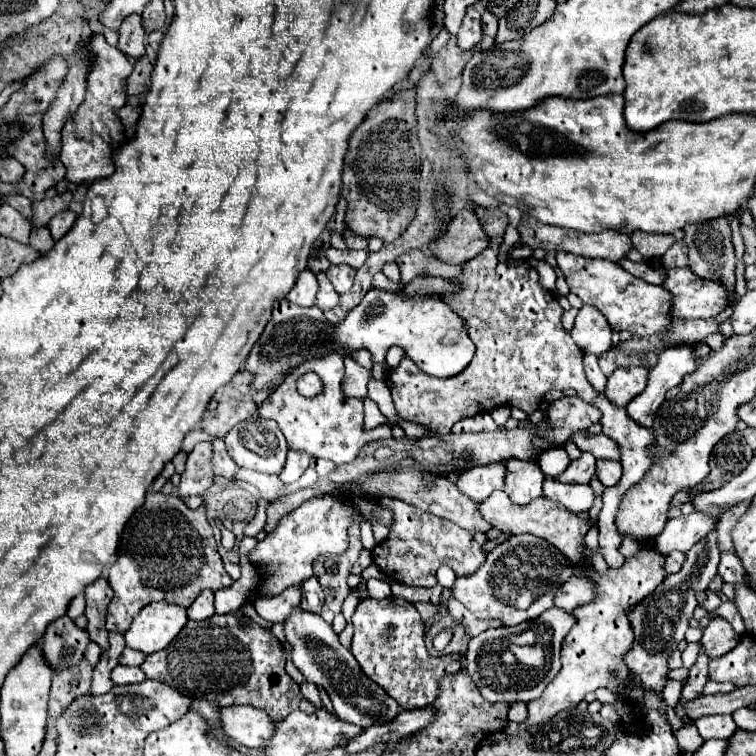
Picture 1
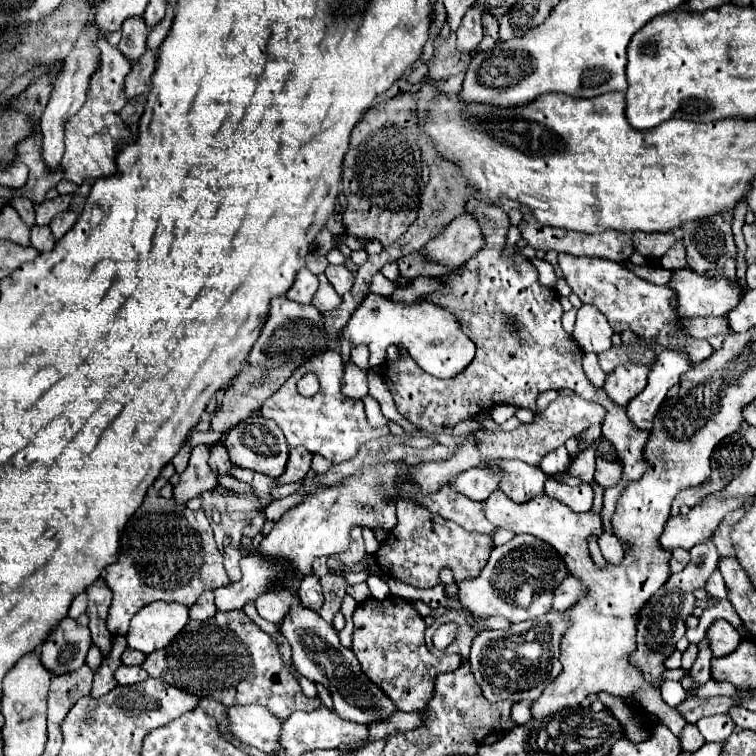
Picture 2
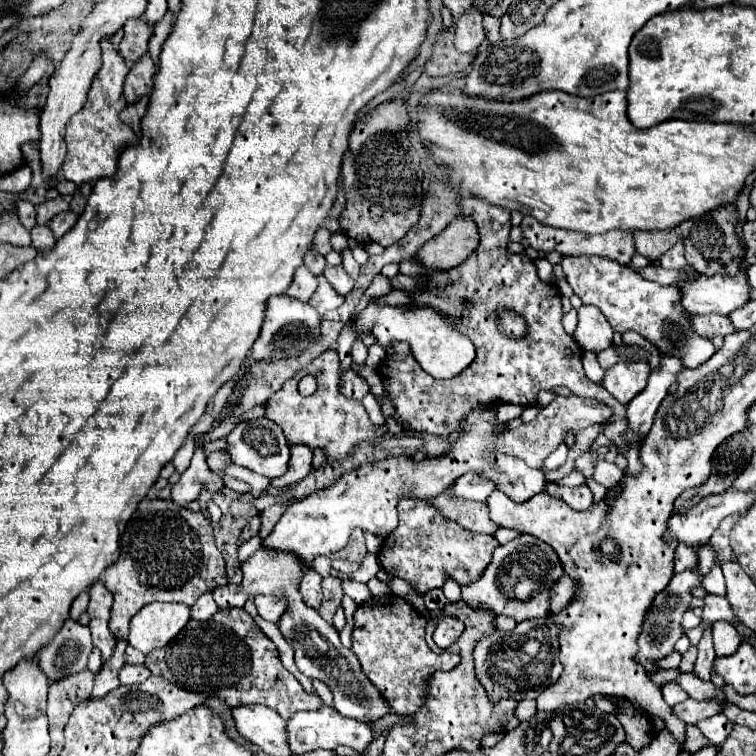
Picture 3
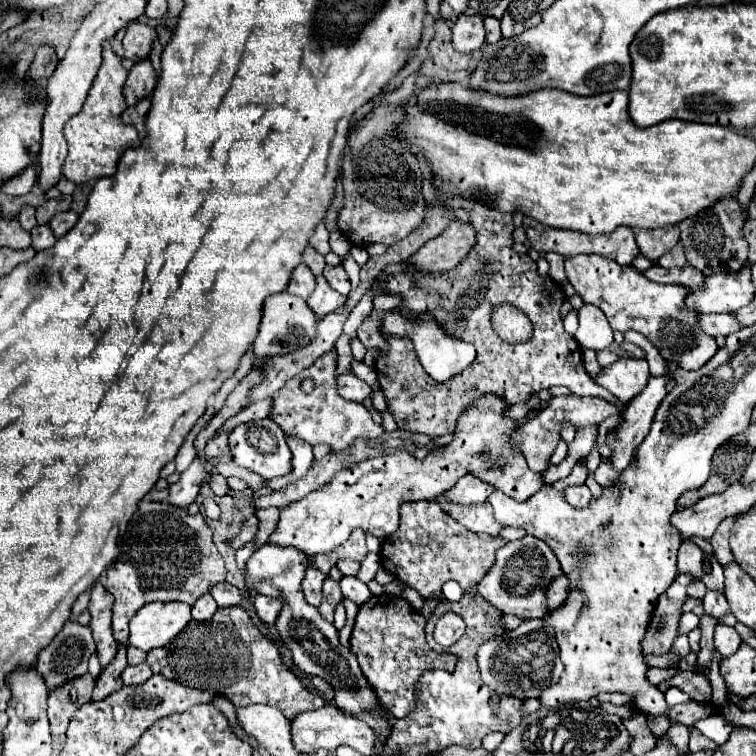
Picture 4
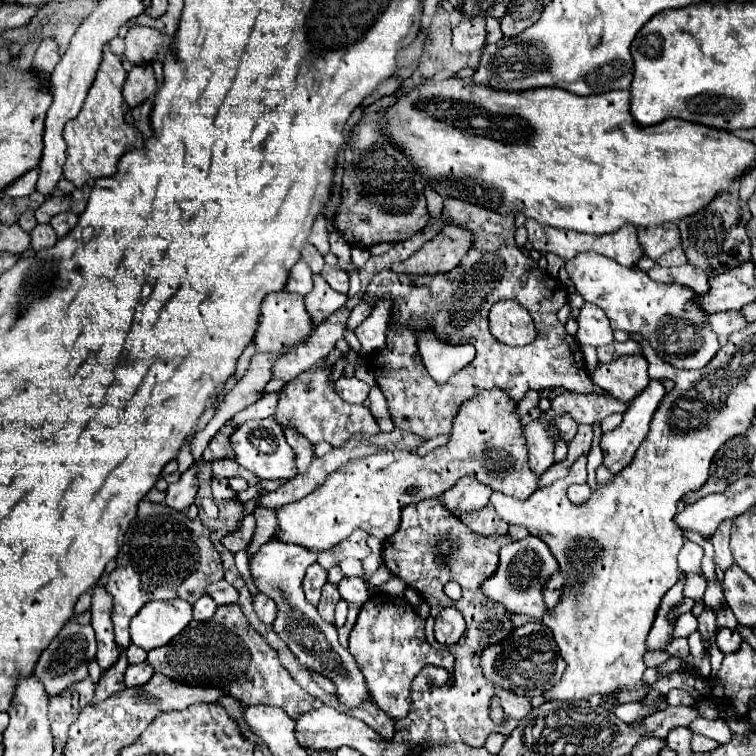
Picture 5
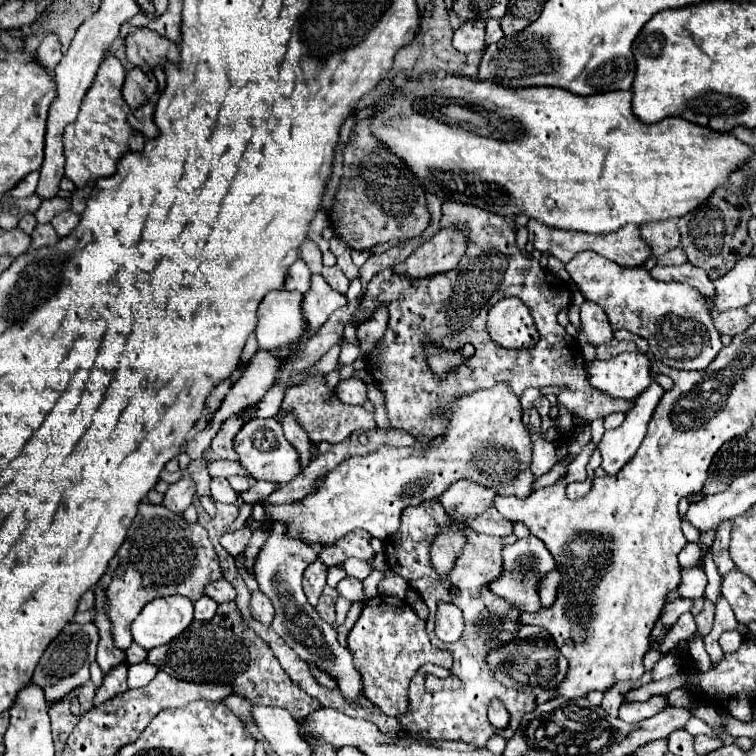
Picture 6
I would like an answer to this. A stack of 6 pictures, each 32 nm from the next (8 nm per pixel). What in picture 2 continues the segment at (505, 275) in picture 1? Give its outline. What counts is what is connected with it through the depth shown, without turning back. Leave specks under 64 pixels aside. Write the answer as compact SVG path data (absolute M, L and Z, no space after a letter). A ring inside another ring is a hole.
M468 198L466 210L478 220L486 238L486 246L474 258L462 264L452 276L444 278L448 284L444 290L426 298L446 306L460 320L462 330L476 344L476 356L458 376L450 380L438 380L420 370L402 348L402 356L396 364L386 362L382 366L382 380L392 392L398 412L414 426L430 434L450 434L460 420L488 412L500 404L536 410L538 394L552 388L570 388L580 398L598 402L602 408L606 408L602 434L606 434L606 438L614 444L622 460L624 474L616 486L604 490L604 508L600 512L600 518L604 520L604 536L598 538L598 544L608 564L620 564L624 558L622 542L614 534L610 522L622 490L626 490L630 482L636 482L648 470L644 446L650 438L650 432L636 430L636 426L626 416L626 408L614 404L604 390L598 390L588 382L582 370L584 354L560 324L564 310L558 302L556 290L538 282L538 272L528 258L500 256L510 226L506 212L500 206L488 206L474 198ZM510 324L514 324L514 330Z

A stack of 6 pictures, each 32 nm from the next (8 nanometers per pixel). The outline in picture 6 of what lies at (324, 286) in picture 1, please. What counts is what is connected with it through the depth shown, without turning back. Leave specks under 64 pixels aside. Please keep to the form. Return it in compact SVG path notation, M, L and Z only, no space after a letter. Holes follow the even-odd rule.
M320 274L312 276L312 288L304 294L304 316L308 322L308 332L304 336L304 342L328 320L328 316L342 308L346 304L346 296L338 294L336 290L330 290L328 282L324 282L324 278Z

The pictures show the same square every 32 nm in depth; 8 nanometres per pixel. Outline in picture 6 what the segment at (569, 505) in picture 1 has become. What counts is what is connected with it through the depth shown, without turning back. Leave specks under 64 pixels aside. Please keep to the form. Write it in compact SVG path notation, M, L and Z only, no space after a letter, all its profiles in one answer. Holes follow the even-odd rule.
M574 482L574 484L568 484L568 498L570 500L584 498L588 492L590 492L590 482Z

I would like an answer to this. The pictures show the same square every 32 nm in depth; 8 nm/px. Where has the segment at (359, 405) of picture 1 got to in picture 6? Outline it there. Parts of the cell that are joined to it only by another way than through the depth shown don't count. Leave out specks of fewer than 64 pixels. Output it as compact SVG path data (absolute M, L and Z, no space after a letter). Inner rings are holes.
M314 374L314 376L306 376L302 384L290 386L284 392L282 404L278 414L274 416L278 422L282 422L282 418L286 414L294 414L296 422L306 430L310 442L318 444L318 442L330 442L330 444L340 444L344 442L352 432L364 430L376 430L376 422L374 416L362 408L362 406L352 406L352 404L344 404L342 400L338 400L338 396L334 394L334 390L326 384L326 374Z

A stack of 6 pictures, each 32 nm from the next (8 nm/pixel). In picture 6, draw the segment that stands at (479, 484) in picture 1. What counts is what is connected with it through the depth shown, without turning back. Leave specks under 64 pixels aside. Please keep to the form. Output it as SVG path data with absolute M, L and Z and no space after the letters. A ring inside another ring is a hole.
M458 480L440 496L440 502L458 522L462 522L466 516L478 516L492 506L494 496L496 492L490 488L470 480Z

